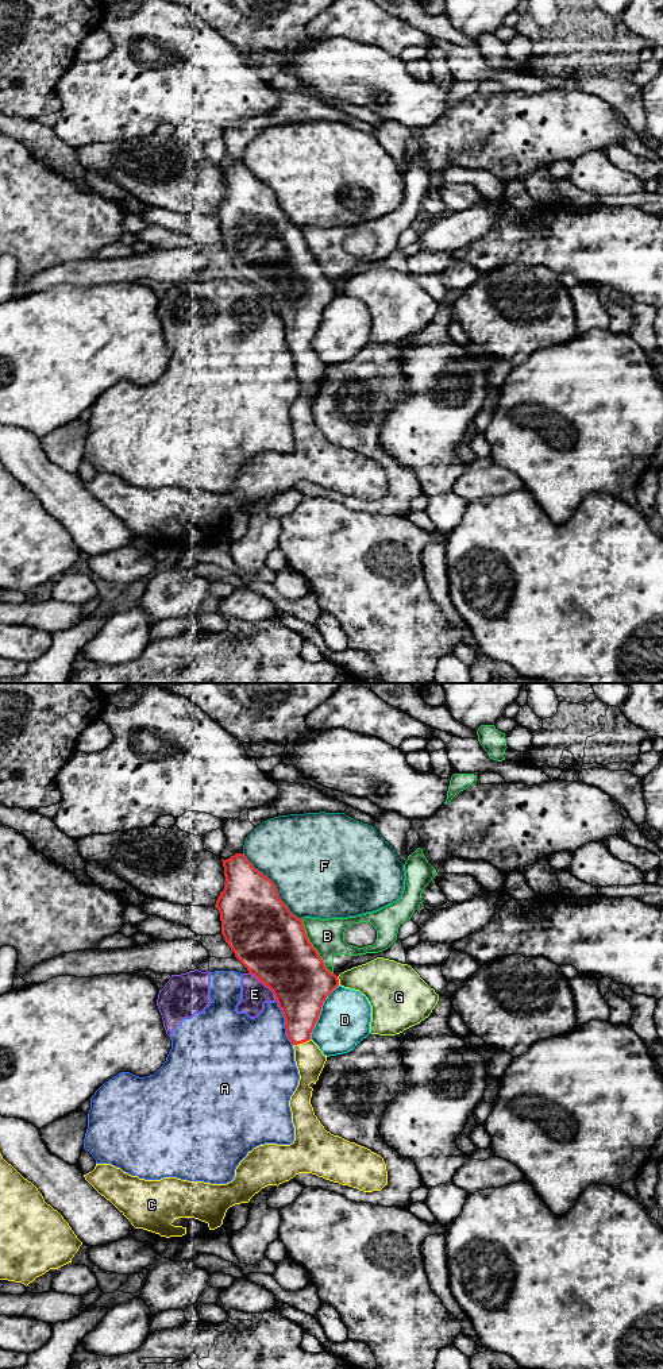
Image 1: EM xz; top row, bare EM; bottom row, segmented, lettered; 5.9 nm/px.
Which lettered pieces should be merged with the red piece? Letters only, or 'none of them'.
C

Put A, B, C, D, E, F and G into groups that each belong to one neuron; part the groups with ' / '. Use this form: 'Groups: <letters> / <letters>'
Groups: A E / B / C / D / F / G

